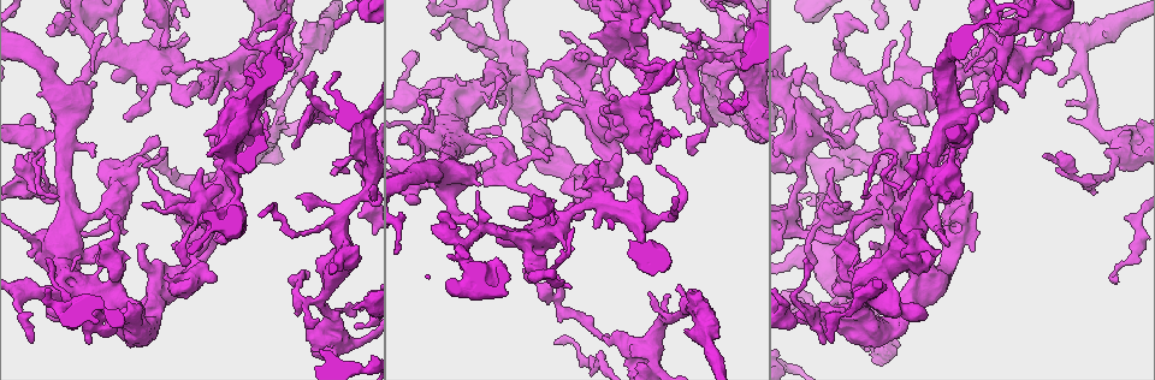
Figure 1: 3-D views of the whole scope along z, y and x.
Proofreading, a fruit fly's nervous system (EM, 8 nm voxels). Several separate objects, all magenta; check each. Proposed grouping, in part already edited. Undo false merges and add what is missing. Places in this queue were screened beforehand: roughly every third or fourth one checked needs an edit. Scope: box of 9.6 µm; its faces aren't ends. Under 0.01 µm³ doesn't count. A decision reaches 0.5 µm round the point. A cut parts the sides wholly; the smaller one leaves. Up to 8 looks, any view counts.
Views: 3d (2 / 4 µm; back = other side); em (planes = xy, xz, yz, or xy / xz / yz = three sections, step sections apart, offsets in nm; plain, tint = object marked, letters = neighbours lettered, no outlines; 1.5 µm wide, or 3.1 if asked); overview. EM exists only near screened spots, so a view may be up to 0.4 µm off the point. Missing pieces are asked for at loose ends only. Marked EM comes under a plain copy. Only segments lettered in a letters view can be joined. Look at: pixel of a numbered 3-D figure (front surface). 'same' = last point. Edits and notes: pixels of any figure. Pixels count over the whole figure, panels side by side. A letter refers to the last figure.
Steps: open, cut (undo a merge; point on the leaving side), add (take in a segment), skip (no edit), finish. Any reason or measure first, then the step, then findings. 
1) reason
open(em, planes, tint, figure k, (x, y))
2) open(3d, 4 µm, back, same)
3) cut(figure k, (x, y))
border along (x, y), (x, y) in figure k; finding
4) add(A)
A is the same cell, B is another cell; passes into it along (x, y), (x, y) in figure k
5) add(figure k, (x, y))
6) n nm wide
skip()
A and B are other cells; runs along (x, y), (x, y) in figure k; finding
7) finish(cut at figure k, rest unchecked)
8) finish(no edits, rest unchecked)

long arm stops here
open(3d, 2 µm, figure 1, (927, 126))

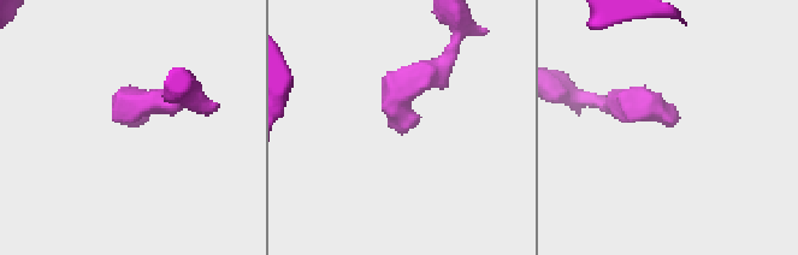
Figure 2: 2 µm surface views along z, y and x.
shape alone is not enough
open(em, yz, step 8, letters, figure 2, (398, 131))

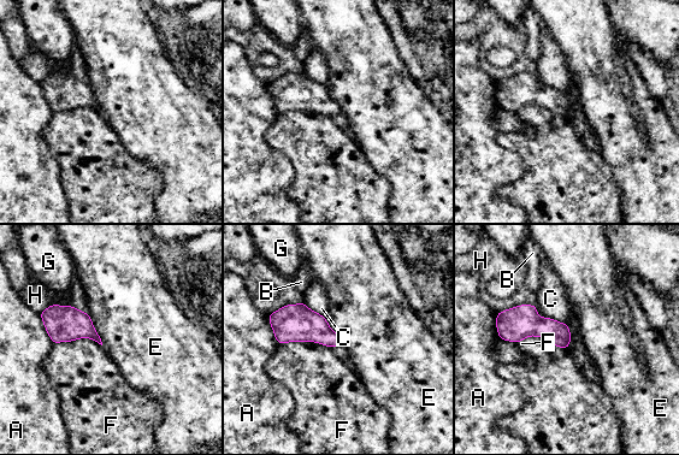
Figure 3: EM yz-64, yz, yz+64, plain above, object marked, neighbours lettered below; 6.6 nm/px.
another direction
open(em, planes, letters, same)

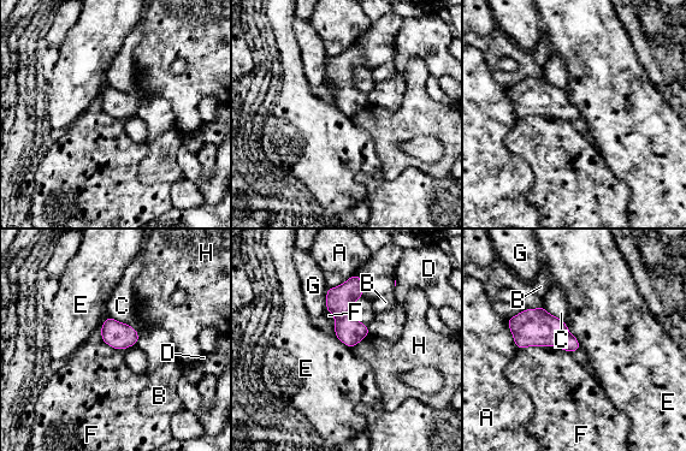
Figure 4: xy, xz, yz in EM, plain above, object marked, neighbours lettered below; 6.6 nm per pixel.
skip()
A, B, C, D, E, F, G and H are other cells; border along (566, 324), (566, 327), (580, 346) in figure 4; no lettered segment goes on from it

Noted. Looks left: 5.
end of a long branch
open(3d, 4 µm, figure 1, (720, 106))

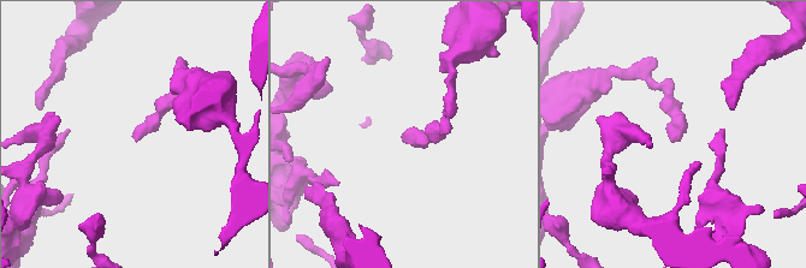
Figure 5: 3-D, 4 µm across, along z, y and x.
need the tissue
open(em, xz, step 8, letters, figure 5, (135, 140))

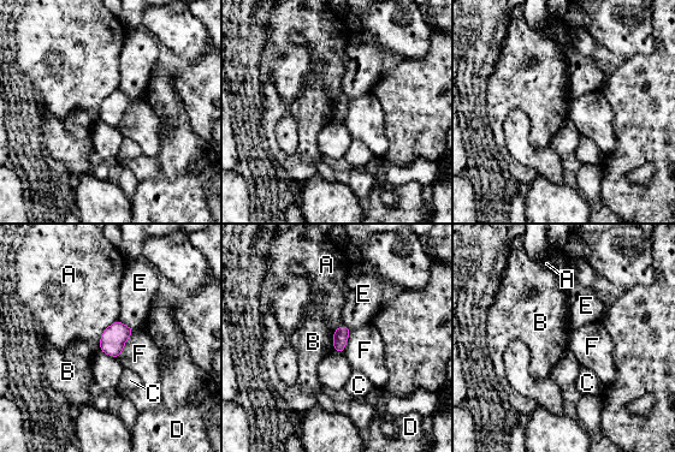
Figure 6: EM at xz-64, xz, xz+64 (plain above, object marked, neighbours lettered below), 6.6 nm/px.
skip()
A, B, C, D, E and F are other cells; border along (332, 332), (333, 350) in figure 6; none of them fits

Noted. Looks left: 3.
an open end
open(3d, 2 µm, figure 1, (314, 73))

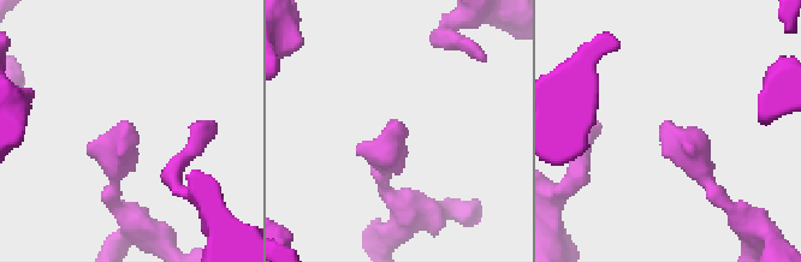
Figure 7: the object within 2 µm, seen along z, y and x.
open(em, planes, letters, figure 7, (399, 124))

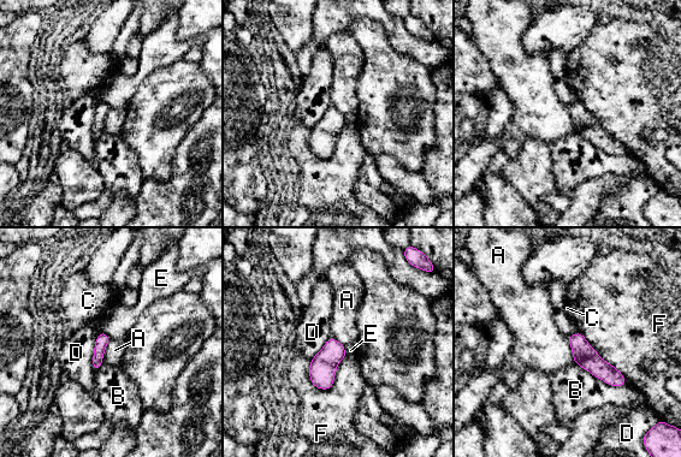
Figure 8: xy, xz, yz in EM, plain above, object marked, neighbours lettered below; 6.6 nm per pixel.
skip()
A, B, C, D, E and F are other cells; border along (111, 338), (101, 363) in figure 8; none of them fits

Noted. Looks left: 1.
finish(no edits, rest unchecked)

